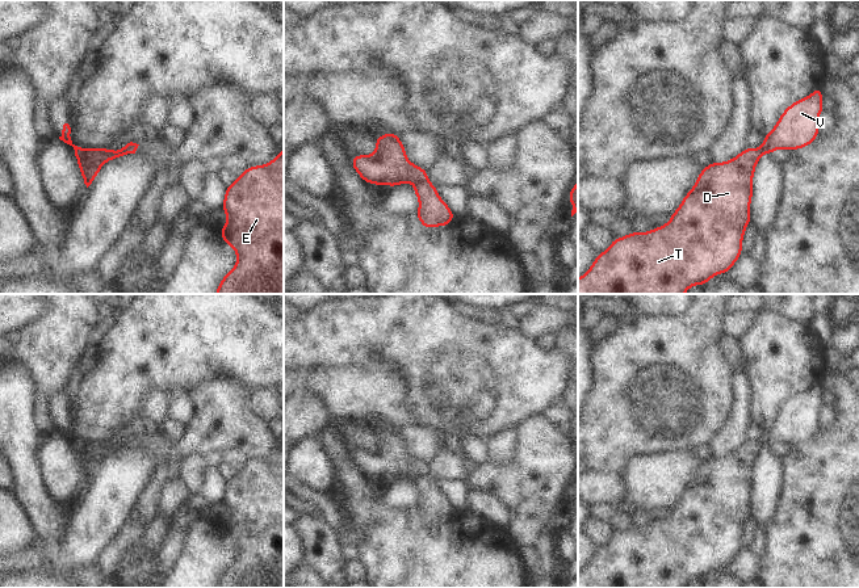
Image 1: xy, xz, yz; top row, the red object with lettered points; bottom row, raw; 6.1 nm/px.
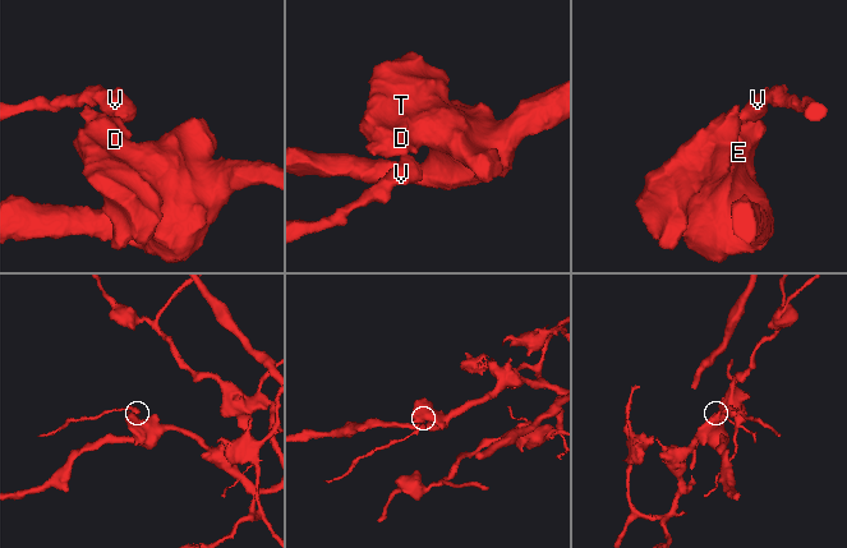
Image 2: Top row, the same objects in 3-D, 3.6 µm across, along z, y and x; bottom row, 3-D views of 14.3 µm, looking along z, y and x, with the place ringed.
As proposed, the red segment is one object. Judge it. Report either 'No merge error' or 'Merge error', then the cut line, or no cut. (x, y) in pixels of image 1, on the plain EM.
Merge error. Split along xz (427, 474), (414, 478)

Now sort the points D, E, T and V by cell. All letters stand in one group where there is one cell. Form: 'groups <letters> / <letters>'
groups D E T / V

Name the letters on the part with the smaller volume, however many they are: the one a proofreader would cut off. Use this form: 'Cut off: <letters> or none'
Cut off: V

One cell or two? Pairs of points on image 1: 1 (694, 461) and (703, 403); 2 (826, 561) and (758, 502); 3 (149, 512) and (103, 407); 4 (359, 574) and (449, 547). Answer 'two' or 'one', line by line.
1: two
2: two
3: two
4: two

